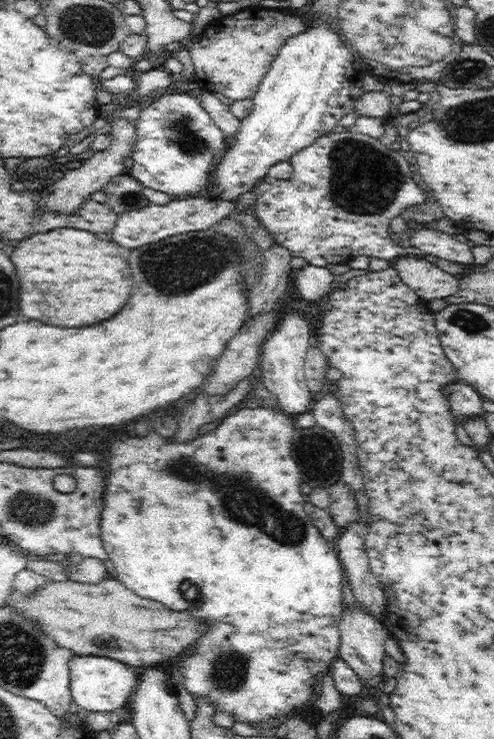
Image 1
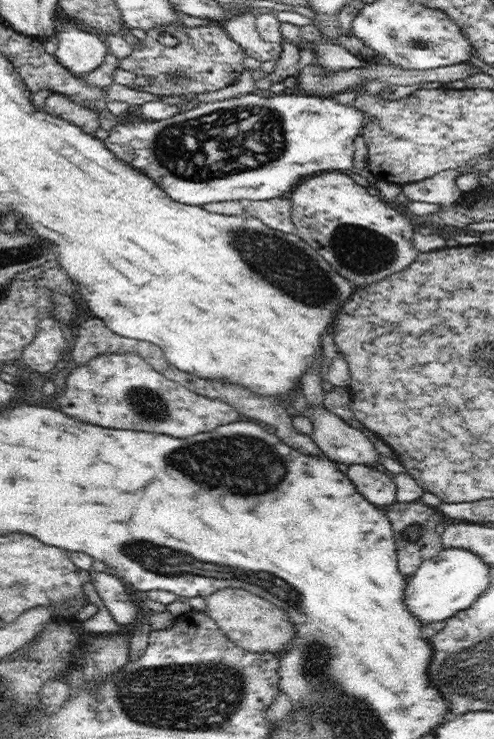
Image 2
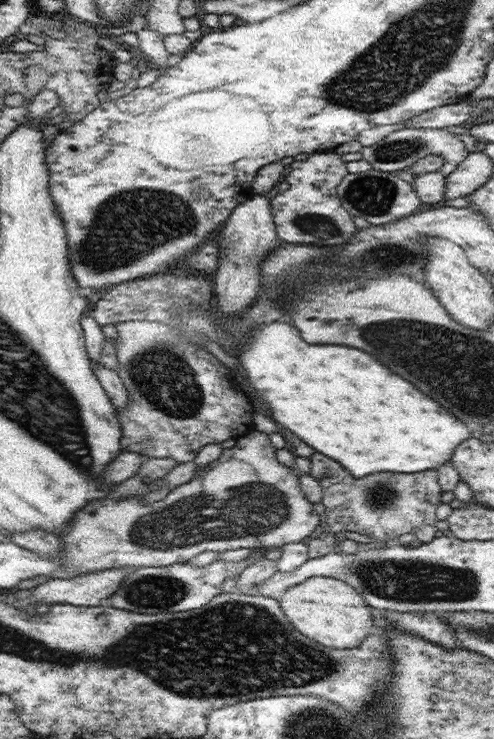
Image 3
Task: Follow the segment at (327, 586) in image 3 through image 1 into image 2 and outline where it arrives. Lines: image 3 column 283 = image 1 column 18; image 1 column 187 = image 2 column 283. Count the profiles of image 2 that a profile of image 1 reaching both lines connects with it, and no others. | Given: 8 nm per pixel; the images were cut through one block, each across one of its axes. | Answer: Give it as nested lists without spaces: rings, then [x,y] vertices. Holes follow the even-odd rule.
[[[222,588],[205,597],[205,602],[207,603],[206,612],[214,619],[222,633],[238,646],[242,646],[244,650],[258,654],[264,654],[264,652],[272,652],[275,655],[284,654],[280,650],[284,650],[296,636],[294,623],[284,610],[278,610],[268,600],[254,596],[248,590]]]

